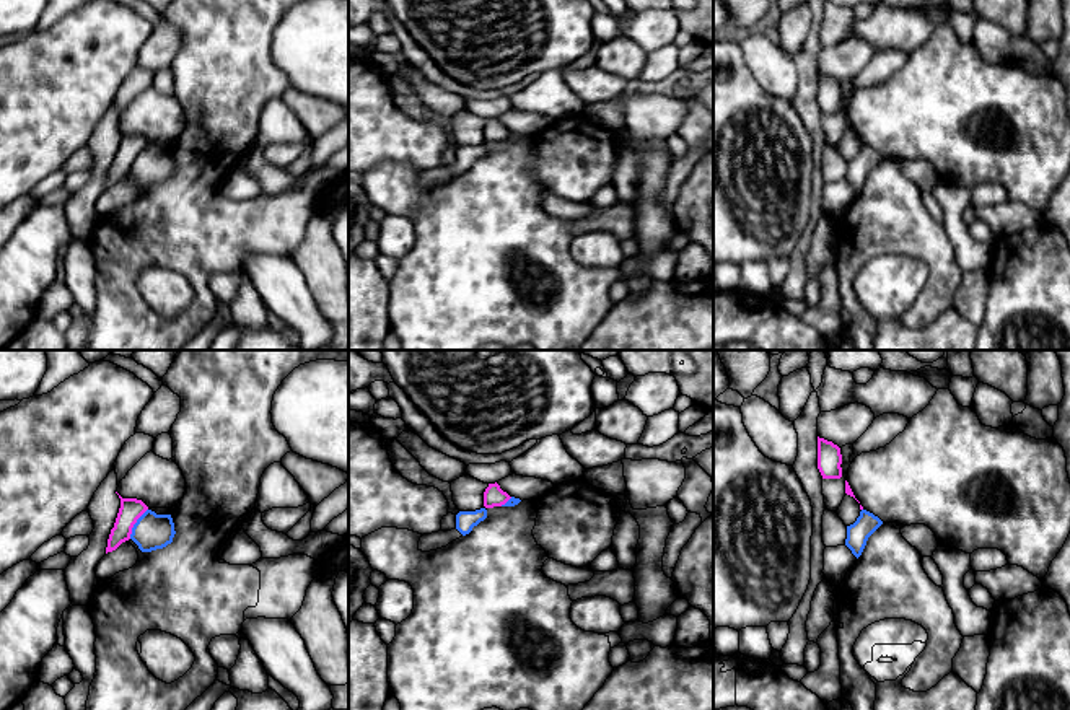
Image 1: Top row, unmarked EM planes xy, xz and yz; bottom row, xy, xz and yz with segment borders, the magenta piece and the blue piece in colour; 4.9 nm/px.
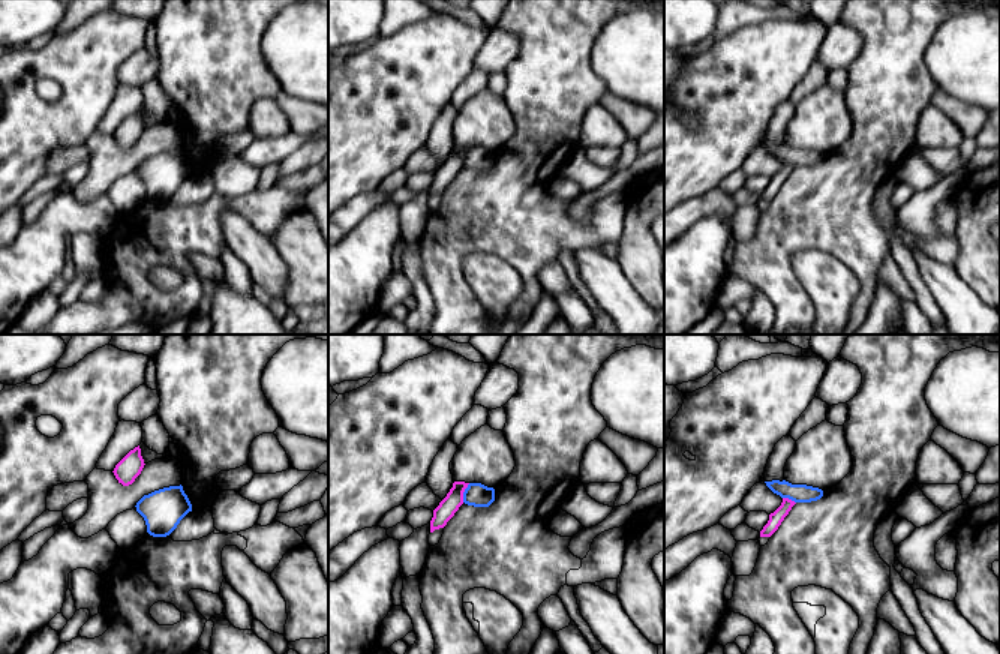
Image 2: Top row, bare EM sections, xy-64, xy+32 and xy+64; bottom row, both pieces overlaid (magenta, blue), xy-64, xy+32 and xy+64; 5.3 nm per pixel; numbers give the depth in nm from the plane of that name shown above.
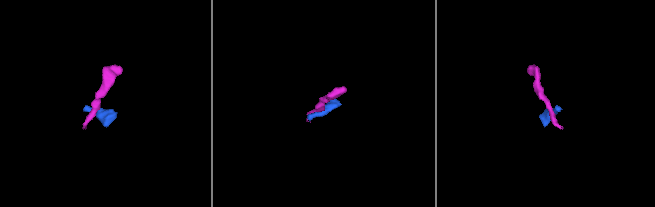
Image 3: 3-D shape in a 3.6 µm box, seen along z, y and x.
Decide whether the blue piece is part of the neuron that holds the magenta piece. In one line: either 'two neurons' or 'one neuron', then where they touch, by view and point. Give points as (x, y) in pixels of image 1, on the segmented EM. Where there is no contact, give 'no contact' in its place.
two neurons; meets magenta in xy at (135, 521)

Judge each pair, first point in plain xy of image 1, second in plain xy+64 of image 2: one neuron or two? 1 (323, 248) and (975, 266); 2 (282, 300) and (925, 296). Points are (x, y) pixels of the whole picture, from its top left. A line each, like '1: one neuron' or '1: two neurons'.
1: one neuron
2: two neurons

